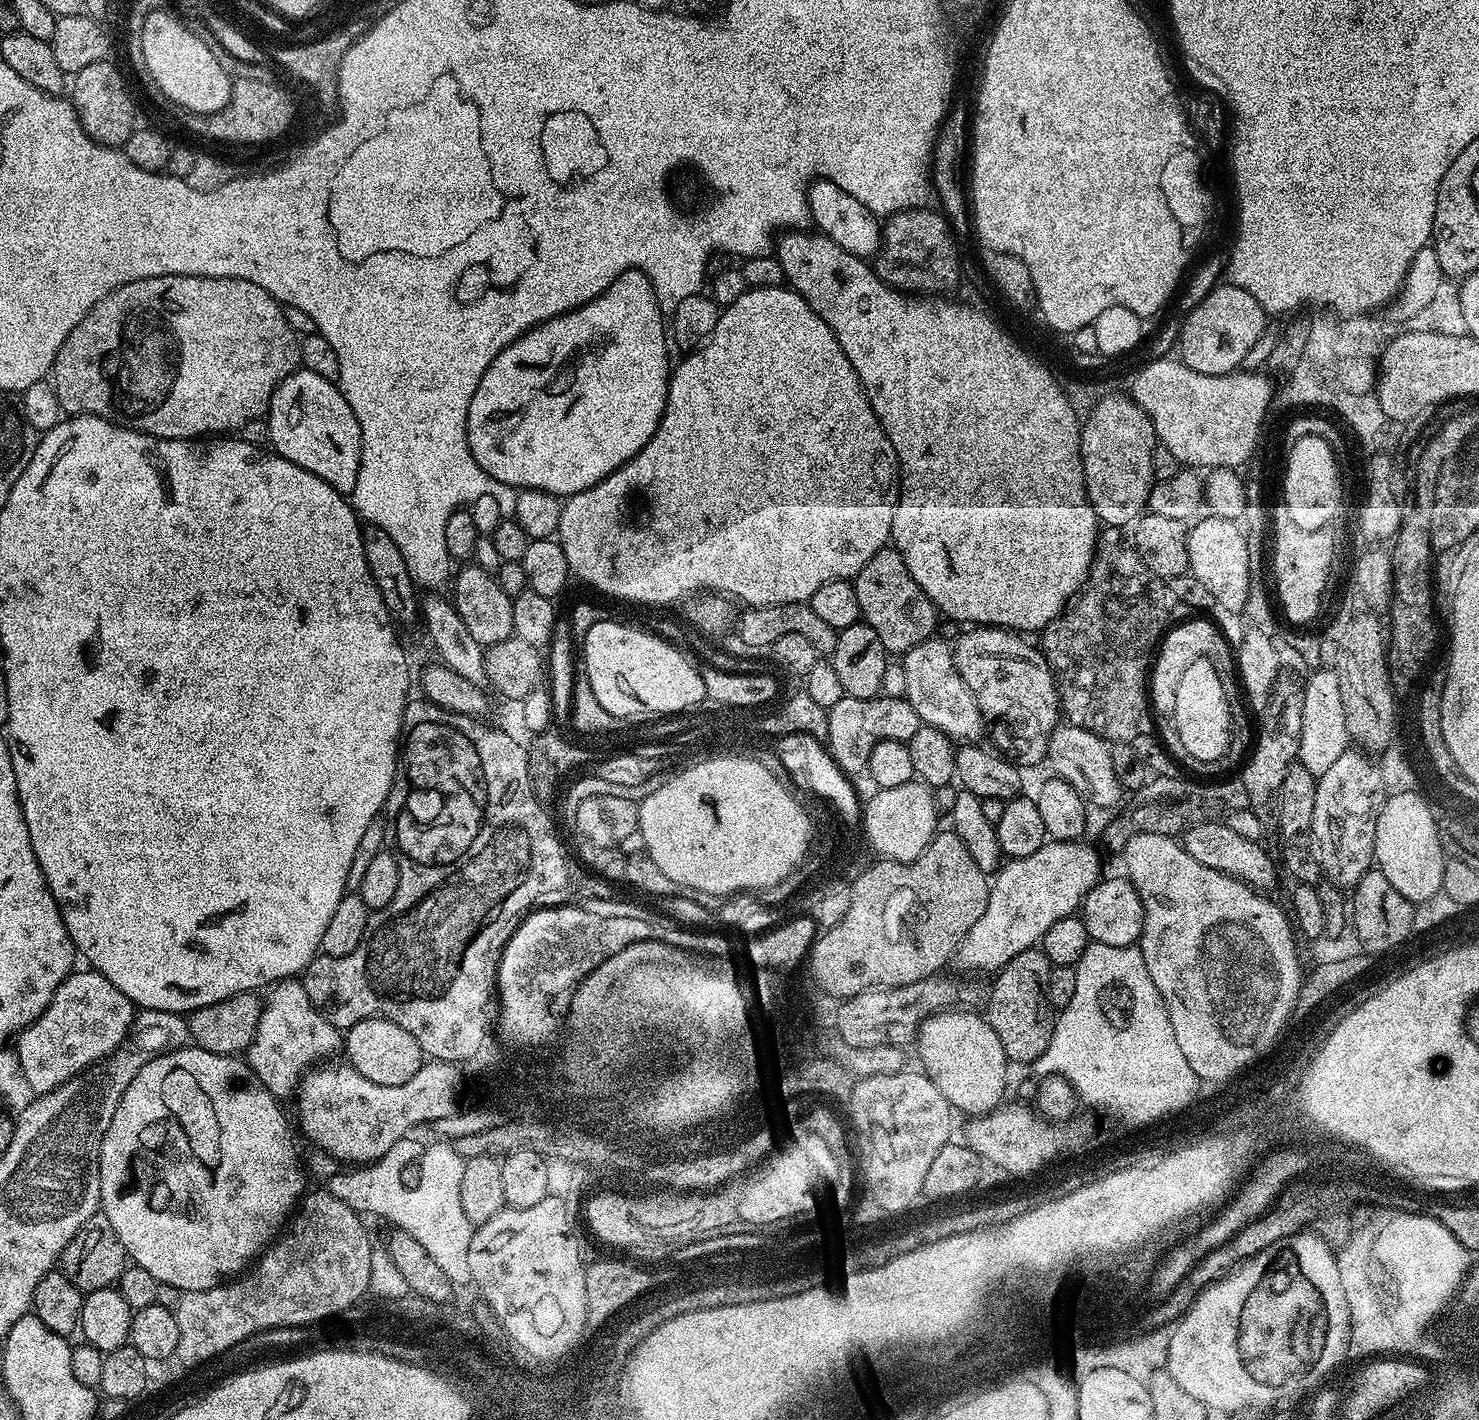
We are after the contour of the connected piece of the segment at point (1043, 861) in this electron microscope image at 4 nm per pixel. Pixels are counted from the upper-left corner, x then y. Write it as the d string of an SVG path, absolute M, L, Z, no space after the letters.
M1054 840L1026 858L1009 859L991 881L982 918L970 926L956 947L954 964L968 972L995 974L1022 950L1037 947L1054 922L1073 915L1081 907L1082 897L1102 879L1100 856L1084 843Z

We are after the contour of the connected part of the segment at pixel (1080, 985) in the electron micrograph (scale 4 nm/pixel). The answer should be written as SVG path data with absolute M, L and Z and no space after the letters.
M1092 942L1074 967L1074 998L1070 998L1070 1006L1056 1016L1050 1046L1046 1046L1046 1050L1042 1050L1042 1054L1034 1061L1035 1075L1064 1076L1085 1105L1112 1105L1112 1108L1120 1109L1131 1120L1152 1119L1152 1116L1184 1105L1194 1089L1192 1072L1176 1047L1170 1014L1162 1002L1162 994L1158 994L1158 986L1154 986L1150 979L1146 958L1142 958L1139 947L1106 946Z

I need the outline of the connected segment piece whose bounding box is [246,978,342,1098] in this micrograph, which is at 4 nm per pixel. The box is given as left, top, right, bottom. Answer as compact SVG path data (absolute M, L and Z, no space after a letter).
M299 979L281 980L271 985L263 997L260 1021L256 1036L246 1051L246 1063L256 1077L277 1098L290 1097L297 1091L304 1073L319 1065L325 1058L332 1058L342 1048L341 1029L330 1026L310 1002L303 983Z

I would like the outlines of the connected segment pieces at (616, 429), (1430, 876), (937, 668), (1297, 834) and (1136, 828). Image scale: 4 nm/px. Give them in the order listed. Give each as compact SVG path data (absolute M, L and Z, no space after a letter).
M631 268L630 270L623 272L623 274L621 274L621 276L598 298L586 302L583 306L576 308L573 312L555 316L546 322L542 322L537 328L531 328L528 332L523 332L517 340L510 342L510 346L506 346L506 350L502 350L502 354L498 354L498 358L494 358L494 362L490 362L486 374L482 374L482 382L478 382L478 390L474 390L474 398L470 398L470 406L468 407L468 445L470 446L470 454L474 454L474 462L478 462L478 466L482 466L482 470L486 470L486 474L490 474L490 478L494 478L498 482L506 482L520 490L525 488L542 490L543 492L549 492L550 494L554 494L561 498L573 496L582 490L586 490L590 486L594 486L598 482L602 482L602 478L614 474L614 470L618 470L630 458L634 458L634 454L638 454L638 450L642 450L642 446L646 446L646 442L650 442L650 438L654 438L654 434L658 430L658 422L662 418L664 407L666 406L666 398L668 397L668 377L670 375L670 363L668 364L668 340L670 344L670 336L666 331L666 316L665 313L661 312L660 307L658 306L658 300L654 294L654 286L650 282L650 278L647 274L645 272L639 272L636 268Z
M1395 792L1385 799L1378 814L1378 826L1374 834L1374 846L1376 854L1374 857L1375 867L1382 874L1402 898L1412 901L1413 905L1420 906L1423 900L1432 900L1441 895L1442 874L1444 873L1443 850L1438 842L1437 829L1431 826L1430 818L1427 817L1427 807L1421 805L1421 794L1419 792Z
M933 638L926 642L918 642L909 652L903 653L902 663L906 672L905 697L918 710L921 725L942 730L953 742L976 742L981 738L986 725L986 717L980 713L978 702L962 682L962 674L958 674L956 663L952 657L949 641Z
M1298 762L1289 766L1281 788L1278 789L1274 797L1276 824L1280 827L1280 852L1284 855L1284 864L1288 867L1289 874L1293 876L1291 879L1295 883L1310 886L1310 890L1314 890L1314 894L1318 894L1318 898L1322 901L1322 911L1326 914L1322 917L1326 922L1324 936L1335 938L1345 935L1350 916L1346 911L1345 893L1325 878L1320 861L1317 860L1314 851L1312 819L1314 818L1316 781L1317 777L1312 776L1310 770L1306 770L1306 766L1302 766Z
M1181 775L1149 779L1143 787L1133 793L1120 811L1102 832L1105 846L1116 854L1123 853L1127 842L1135 834L1156 833L1179 835L1187 826L1211 823L1225 817L1229 812L1251 805L1240 778L1218 784L1194 784Z

